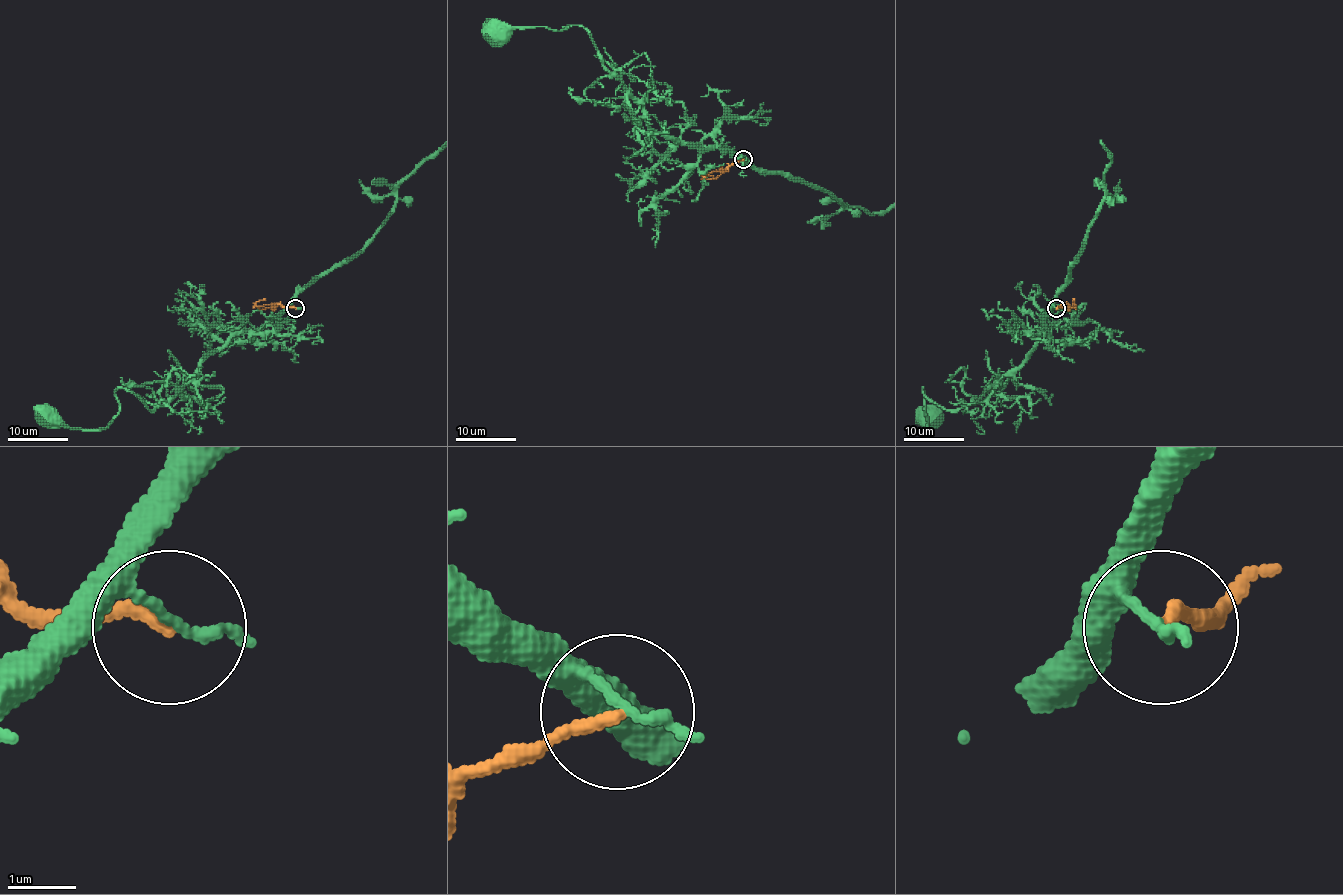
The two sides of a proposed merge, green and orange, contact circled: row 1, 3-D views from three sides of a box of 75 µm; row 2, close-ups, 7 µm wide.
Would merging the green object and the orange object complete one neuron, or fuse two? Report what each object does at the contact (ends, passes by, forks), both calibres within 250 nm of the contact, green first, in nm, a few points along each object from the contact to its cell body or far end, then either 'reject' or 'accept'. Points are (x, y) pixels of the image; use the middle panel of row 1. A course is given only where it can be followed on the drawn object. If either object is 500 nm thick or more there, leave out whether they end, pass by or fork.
green ends | orange ends | 170/190 nm | green via (743, 159), (658, 134), (582, 26), (555, 31), (512, 26), (497, 34) | orange via (743, 159), (704, 177), (713, 177) | reject

